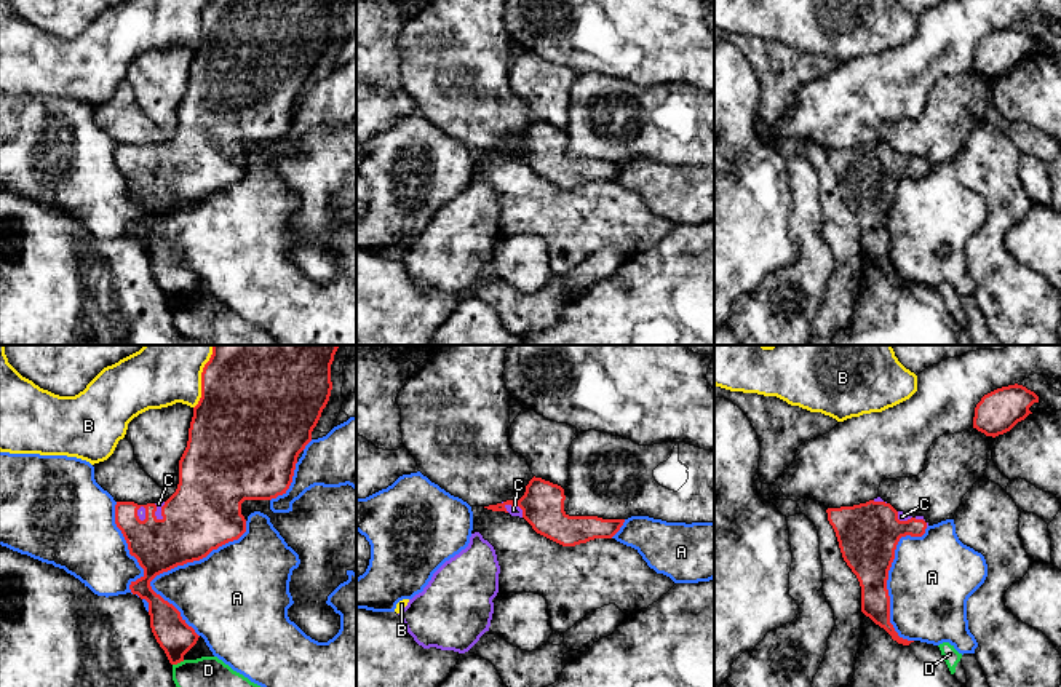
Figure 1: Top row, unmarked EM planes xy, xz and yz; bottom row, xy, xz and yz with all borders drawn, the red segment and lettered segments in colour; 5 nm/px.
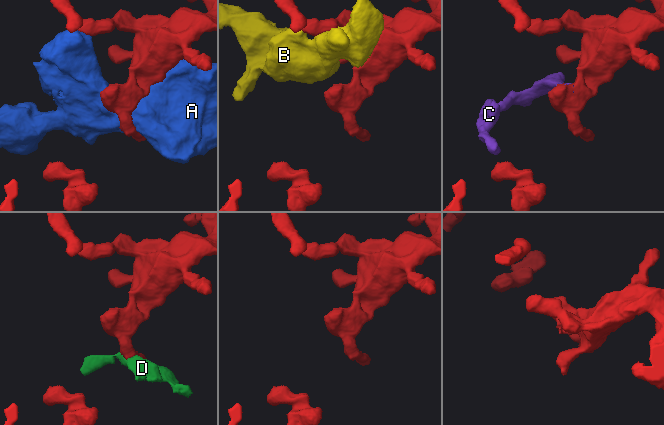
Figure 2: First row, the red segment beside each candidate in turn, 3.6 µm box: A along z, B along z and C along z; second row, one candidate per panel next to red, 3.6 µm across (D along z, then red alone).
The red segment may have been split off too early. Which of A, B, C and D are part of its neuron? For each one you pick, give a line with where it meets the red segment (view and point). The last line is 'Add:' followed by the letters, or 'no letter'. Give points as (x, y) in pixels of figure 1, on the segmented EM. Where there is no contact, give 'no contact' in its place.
C: meets red in xy at (162, 512)
Add: C

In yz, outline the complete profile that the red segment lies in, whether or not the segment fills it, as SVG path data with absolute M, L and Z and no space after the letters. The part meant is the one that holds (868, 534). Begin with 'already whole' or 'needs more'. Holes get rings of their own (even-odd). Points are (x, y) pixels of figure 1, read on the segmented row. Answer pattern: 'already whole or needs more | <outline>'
needs more | M880 497L866 503L828 508L844 561L861 586L861 612L884 628L893 641L909 645L890 623L888 570L901 537L922 537L928 522L924 516L896 511Z

